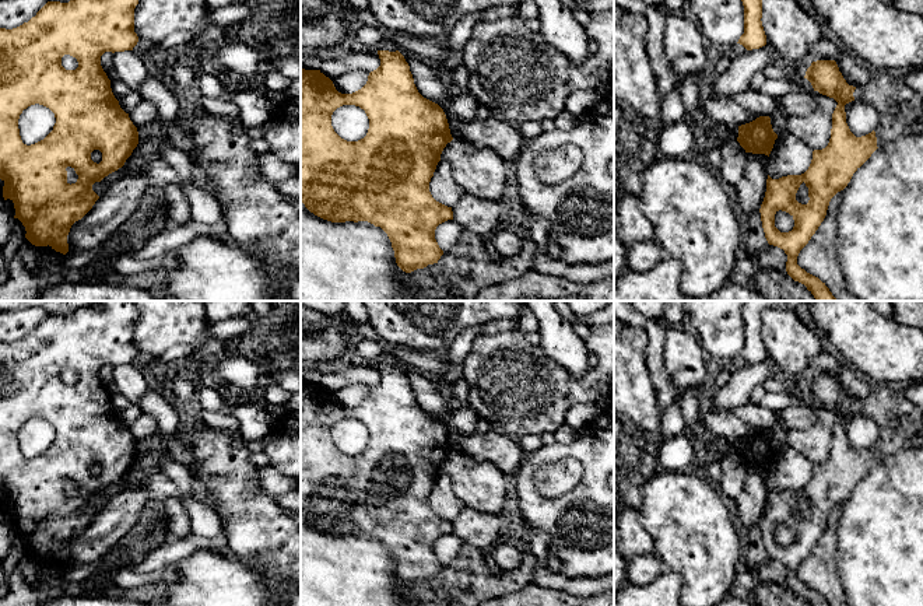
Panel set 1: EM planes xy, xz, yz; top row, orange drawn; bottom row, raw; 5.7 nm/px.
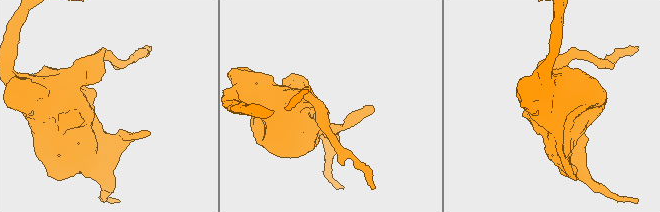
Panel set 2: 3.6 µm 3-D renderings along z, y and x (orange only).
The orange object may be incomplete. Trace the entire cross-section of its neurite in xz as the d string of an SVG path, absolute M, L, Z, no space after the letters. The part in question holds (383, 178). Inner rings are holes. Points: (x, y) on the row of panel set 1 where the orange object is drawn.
M378 50L378 55L380 59L380 66L376 70L371 71L366 84L352 94L338 92L333 81L326 77L320 70L301 69L301 202L310 213L331 223L368 221L375 227L380 227L387 234L392 242L397 266L403 272L411 273L417 269L424 269L428 265L438 263L438 260L443 255L443 251L439 248L435 239L435 230L439 224L448 220L453 220L453 211L452 207L448 207L432 197L429 192L429 182L434 176L438 162L441 161L441 154L443 148L448 143L453 140L453 137L450 134L449 123L443 109L438 104L424 98L418 92L414 84L413 74L410 71L410 66L406 62L404 56L399 50ZM343 105L355 105L365 111L369 119L369 129L364 139L358 141L347 141L334 132L331 126L331 115L337 108Z

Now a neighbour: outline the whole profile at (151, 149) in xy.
M162 123L158 137L155 140L138 141L137 148L147 158L157 158L161 155L161 147L168 144L171 144L168 129Z

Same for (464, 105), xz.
M455 91L452 98L452 109L457 118L464 122L475 119L480 104L467 91Z

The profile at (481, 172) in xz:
M453 139L441 154L452 168L453 179L467 195L499 202L508 195L512 165L491 148L480 148Z

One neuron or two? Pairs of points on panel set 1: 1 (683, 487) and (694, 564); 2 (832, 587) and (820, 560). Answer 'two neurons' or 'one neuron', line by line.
1: one neuron
2: one neuron

